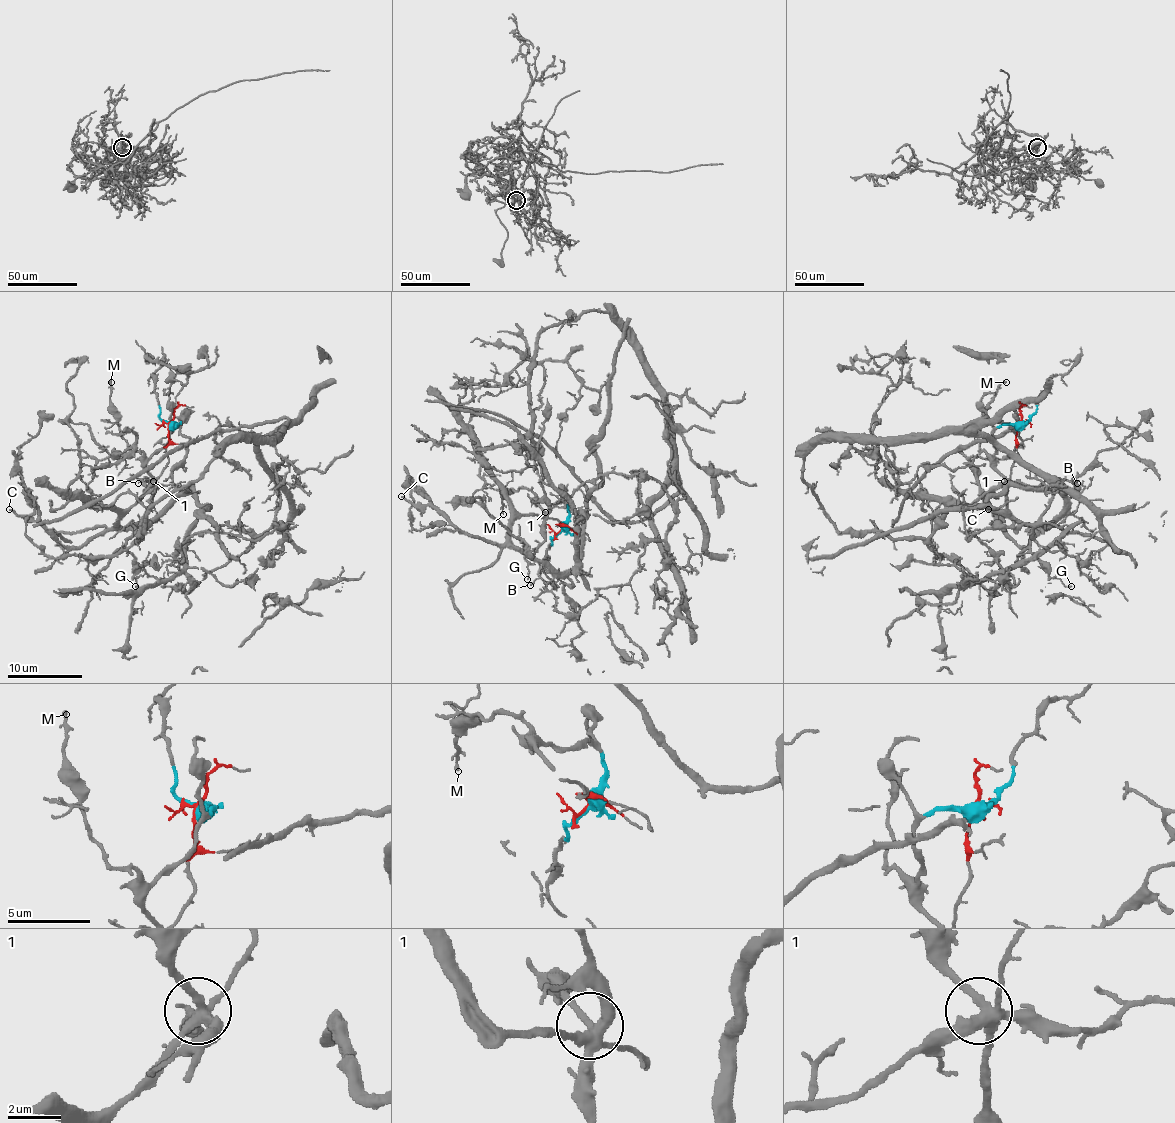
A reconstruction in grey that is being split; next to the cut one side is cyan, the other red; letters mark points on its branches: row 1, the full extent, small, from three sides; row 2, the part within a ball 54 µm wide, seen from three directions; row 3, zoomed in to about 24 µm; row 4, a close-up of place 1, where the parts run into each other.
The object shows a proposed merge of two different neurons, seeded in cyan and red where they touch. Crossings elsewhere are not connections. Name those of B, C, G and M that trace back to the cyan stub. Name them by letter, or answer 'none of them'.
C, G, M

